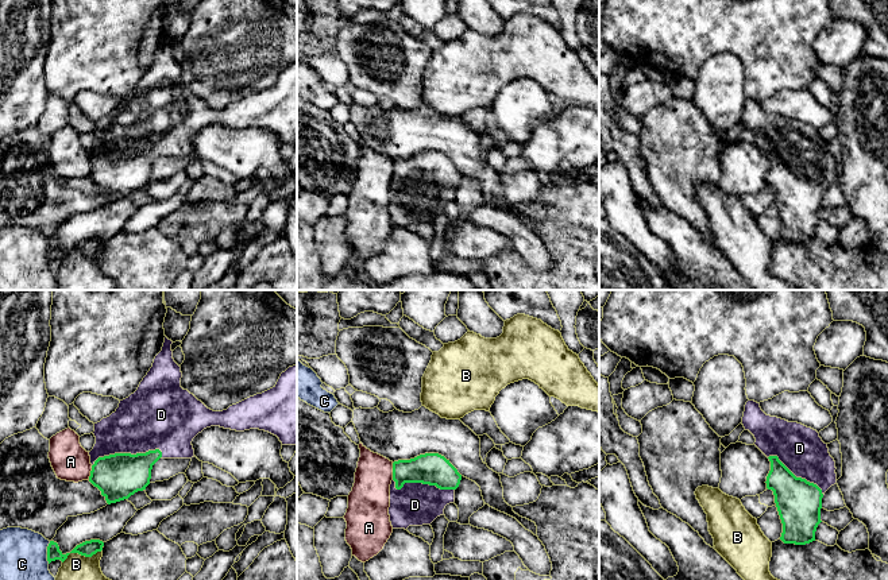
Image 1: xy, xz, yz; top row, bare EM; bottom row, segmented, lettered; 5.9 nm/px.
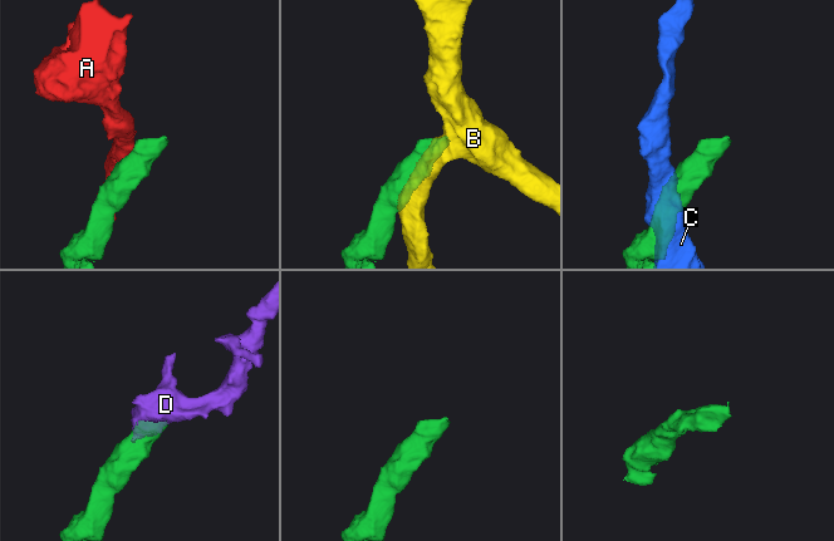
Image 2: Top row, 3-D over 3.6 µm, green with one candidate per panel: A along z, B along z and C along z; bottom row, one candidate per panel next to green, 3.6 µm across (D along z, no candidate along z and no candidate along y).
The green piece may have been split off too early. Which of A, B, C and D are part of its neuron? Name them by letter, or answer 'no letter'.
D

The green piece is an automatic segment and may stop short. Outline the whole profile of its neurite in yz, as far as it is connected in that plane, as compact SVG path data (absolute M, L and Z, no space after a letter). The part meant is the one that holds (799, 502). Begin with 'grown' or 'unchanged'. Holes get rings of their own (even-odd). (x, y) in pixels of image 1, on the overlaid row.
grown; M748 401L742 417L745 430L754 438L754 445L769 459L771 471L767 488L773 491L775 503L783 523L780 540L784 544L806 545L815 541L821 521L822 498L837 483L835 461L819 433L798 422L767 415L760 403Z

